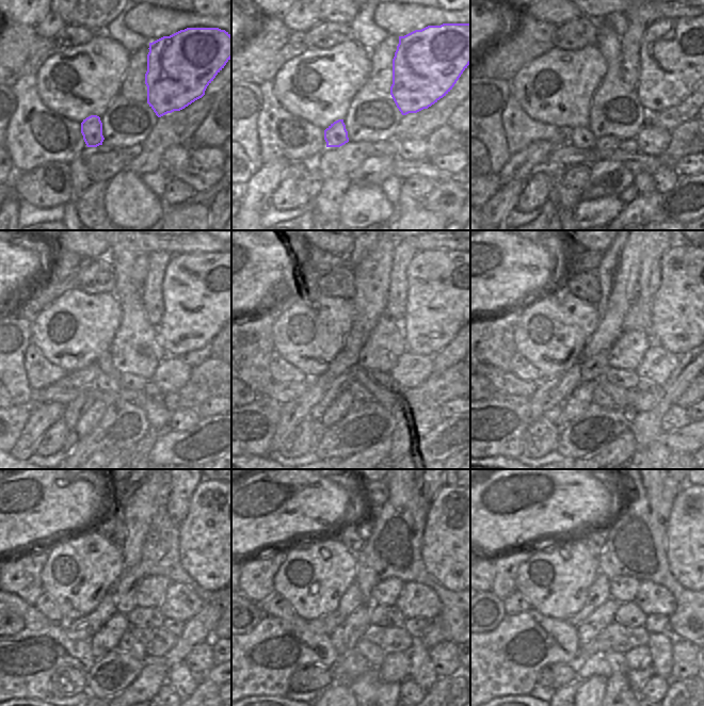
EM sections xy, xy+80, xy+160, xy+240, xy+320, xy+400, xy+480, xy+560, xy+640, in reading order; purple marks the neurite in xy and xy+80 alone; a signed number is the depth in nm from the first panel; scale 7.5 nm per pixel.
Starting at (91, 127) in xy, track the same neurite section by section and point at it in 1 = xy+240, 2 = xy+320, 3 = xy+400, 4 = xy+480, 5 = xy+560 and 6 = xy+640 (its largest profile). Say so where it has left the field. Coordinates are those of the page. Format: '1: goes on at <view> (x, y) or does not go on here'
1: goes on at xy+240 (104, 382)
2: goes on at xy+320 (357, 390)
3: goes on at xy+400 (604, 396)
4: goes on at xy+480 (128, 643)
5: goes on at xy+560 (374, 655)
6: goes on at xy+640 (618, 686)

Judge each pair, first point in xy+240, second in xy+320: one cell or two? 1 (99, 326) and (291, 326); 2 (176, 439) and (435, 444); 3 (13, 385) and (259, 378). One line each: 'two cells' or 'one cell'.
1: one cell
2: one cell
3: one cell

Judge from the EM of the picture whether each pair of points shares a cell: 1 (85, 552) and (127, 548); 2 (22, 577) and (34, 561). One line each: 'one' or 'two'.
1: two
2: one

